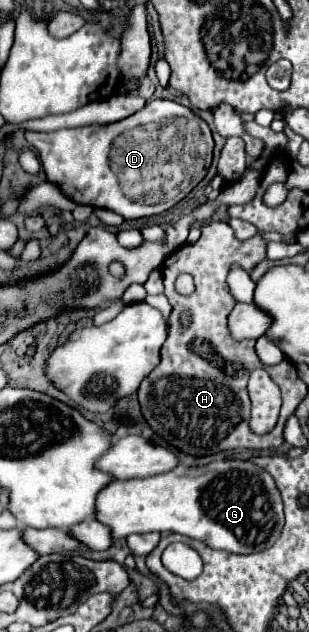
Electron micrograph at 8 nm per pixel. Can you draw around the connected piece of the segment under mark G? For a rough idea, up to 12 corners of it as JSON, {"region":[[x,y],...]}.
{"region":[[241,459],[111,481],[113,539],[181,533],[257,553],[283,529],[269,473]]}

